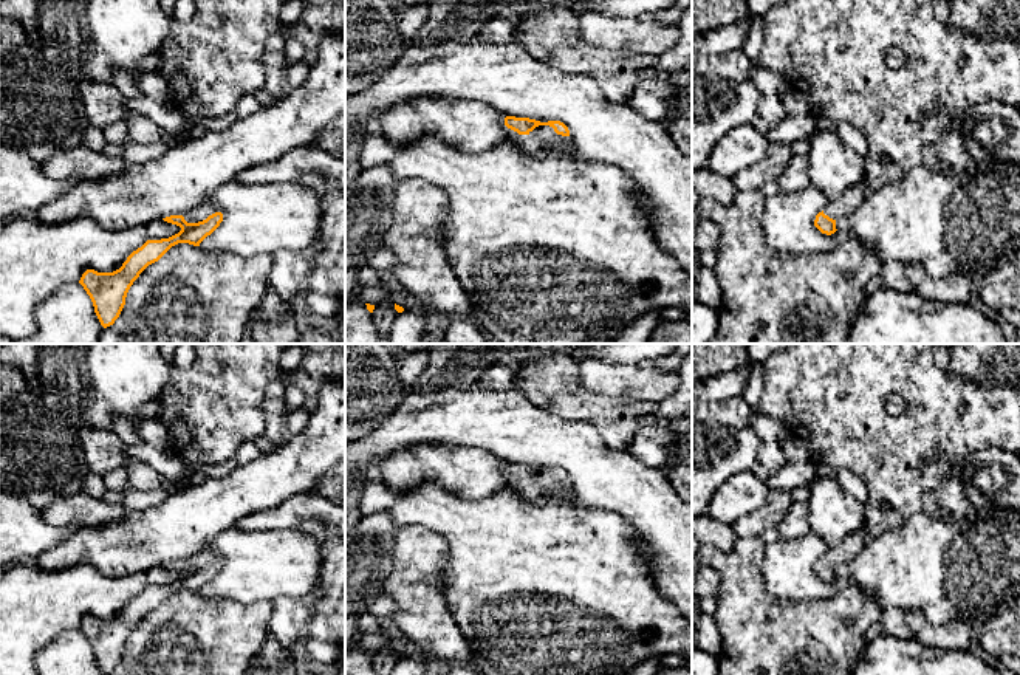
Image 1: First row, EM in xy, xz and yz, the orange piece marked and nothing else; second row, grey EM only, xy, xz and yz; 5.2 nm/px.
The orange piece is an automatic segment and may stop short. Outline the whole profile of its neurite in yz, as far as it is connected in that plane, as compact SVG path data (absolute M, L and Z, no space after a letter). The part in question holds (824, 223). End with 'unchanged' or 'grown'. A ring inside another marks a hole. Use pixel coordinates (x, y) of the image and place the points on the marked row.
M861 181L837 198L830 200L825 209L816 215L814 226L822 234L834 234L837 231L836 221L842 217L851 215L861 206L868 192L865 181Z; grown

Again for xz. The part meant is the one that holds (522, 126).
M506 116L505 125L519 135L526 135L525 146L537 156L549 152L577 158L577 150L568 127L560 121L540 122L529 118Z; grown

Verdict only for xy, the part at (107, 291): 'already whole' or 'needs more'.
needs more

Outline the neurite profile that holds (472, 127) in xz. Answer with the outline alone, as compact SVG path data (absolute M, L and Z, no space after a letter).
M416 98L384 111L378 118L378 132L396 146L438 135L446 144L469 153L481 153L501 142L525 147L528 135L508 128L505 118L480 102Z

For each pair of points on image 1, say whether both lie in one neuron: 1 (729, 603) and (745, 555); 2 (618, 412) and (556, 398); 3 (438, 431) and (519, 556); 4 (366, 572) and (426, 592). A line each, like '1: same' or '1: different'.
1: same
2: same
3: different
4: different

